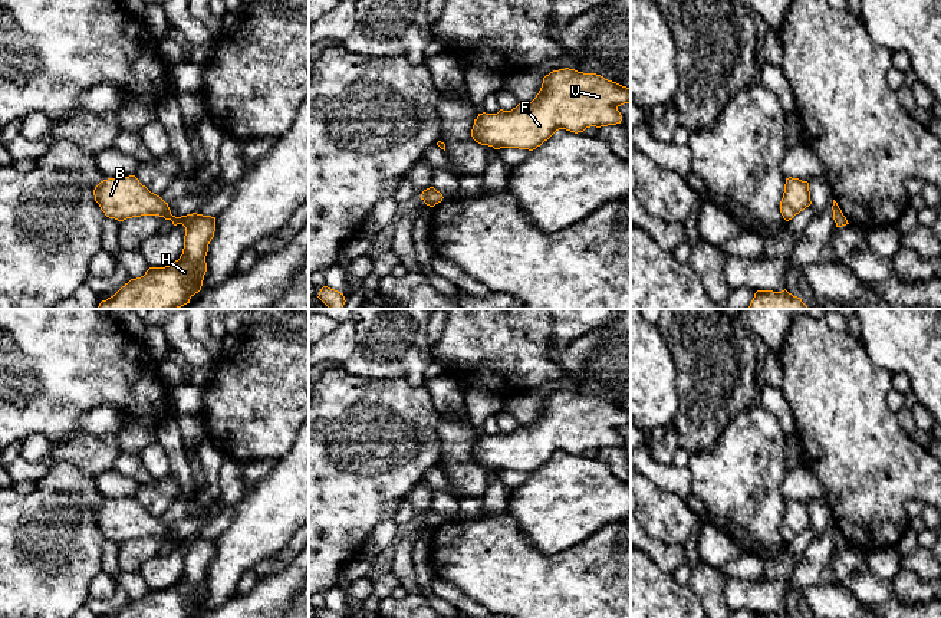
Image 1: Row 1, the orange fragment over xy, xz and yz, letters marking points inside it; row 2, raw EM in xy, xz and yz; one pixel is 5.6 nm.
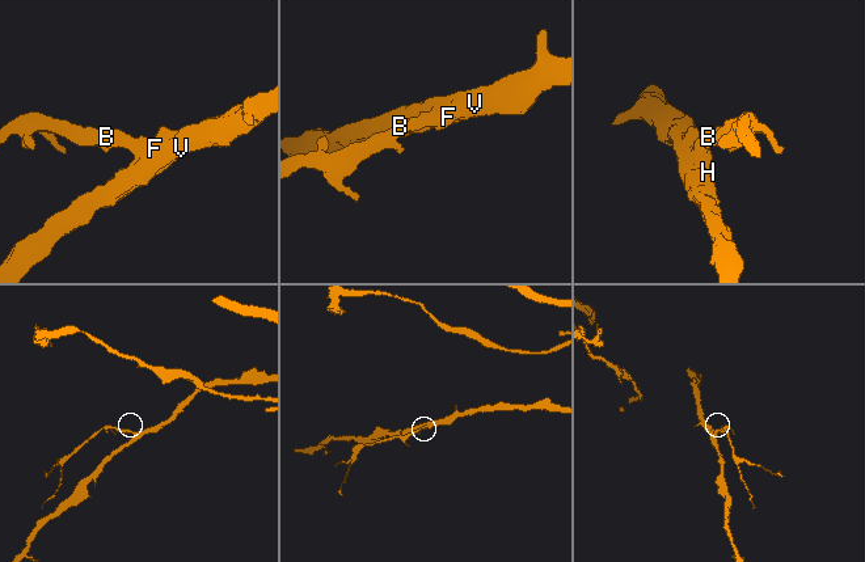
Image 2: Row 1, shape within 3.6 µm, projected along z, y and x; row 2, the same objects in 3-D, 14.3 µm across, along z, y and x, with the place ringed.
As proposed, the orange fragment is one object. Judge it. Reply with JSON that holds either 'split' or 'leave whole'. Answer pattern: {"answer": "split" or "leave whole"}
{"answer": "leave whole"}

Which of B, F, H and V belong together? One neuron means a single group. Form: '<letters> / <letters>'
B F H V

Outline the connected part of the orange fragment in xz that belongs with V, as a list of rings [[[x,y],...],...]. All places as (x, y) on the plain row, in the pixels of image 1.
[[[553,392],[543,400],[532,424],[511,433],[478,435],[471,458],[481,467],[533,473],[556,453],[583,454],[590,448],[621,446],[618,430],[631,424],[631,410],[596,395]]]

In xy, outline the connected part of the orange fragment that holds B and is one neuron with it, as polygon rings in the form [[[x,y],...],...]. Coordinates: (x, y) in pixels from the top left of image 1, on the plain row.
[[[135,497],[103,502],[95,509],[93,517],[109,540],[124,543],[141,538],[159,538],[171,542],[174,548],[182,546],[185,549],[184,571],[178,582],[165,589],[149,589],[144,598],[131,601],[113,618],[194,618],[201,612],[207,594],[205,578],[215,553],[215,539],[197,535],[181,539],[172,538],[168,525],[151,515]]]

